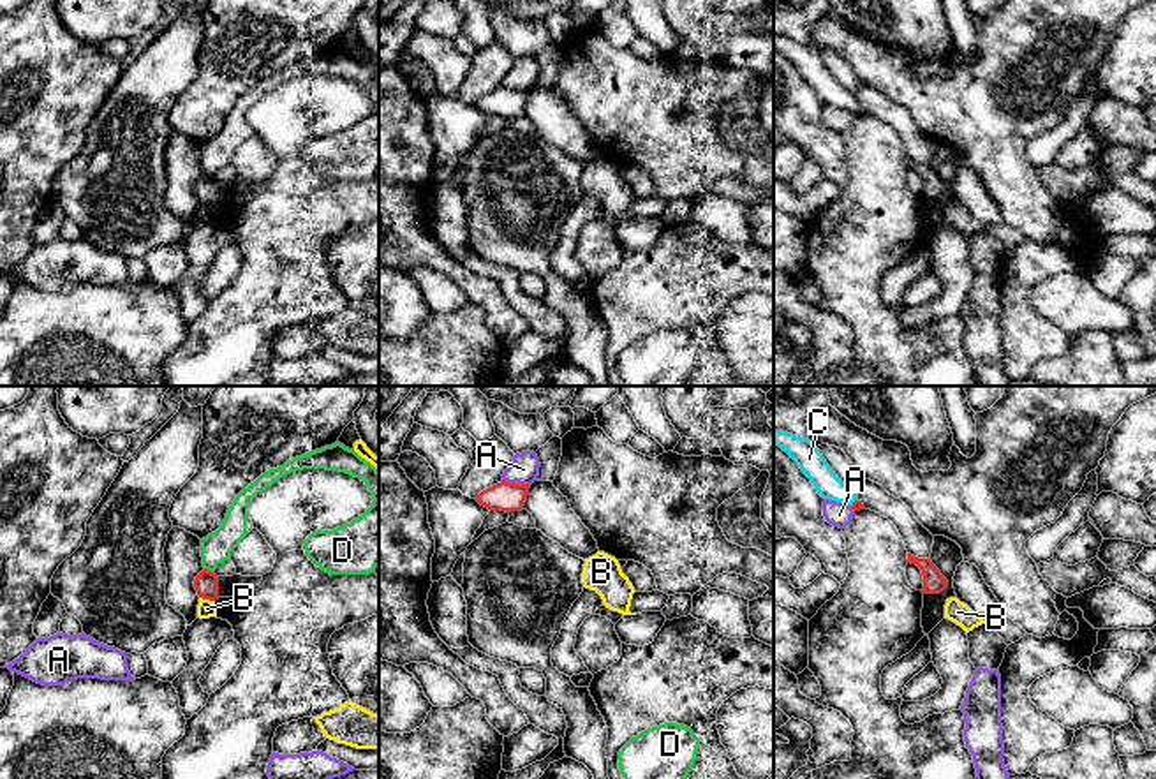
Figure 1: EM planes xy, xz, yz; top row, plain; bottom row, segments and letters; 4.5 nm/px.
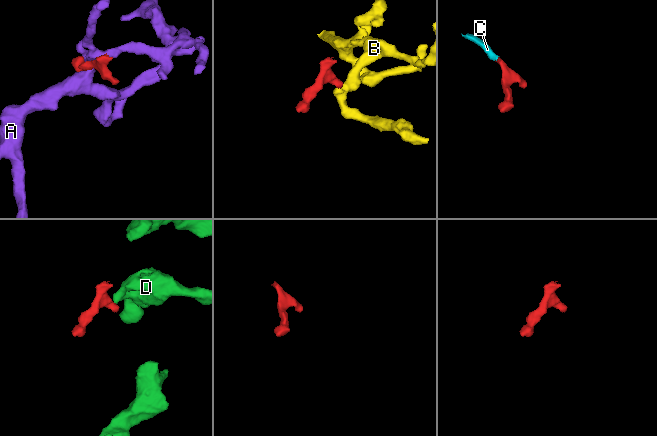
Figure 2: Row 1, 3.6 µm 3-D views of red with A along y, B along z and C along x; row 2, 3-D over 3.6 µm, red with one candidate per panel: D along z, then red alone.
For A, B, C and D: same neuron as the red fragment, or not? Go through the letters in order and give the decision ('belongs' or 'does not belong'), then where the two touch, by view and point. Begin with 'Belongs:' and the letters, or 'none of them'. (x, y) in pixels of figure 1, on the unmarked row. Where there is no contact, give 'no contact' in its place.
Belongs: C
A: does not belong; contact xz (517, 90)
B: does not belong; contact xy (207, 203)
C: belongs; contact yz (853, 108)
D: does not belong; contact xy (207, 175)

